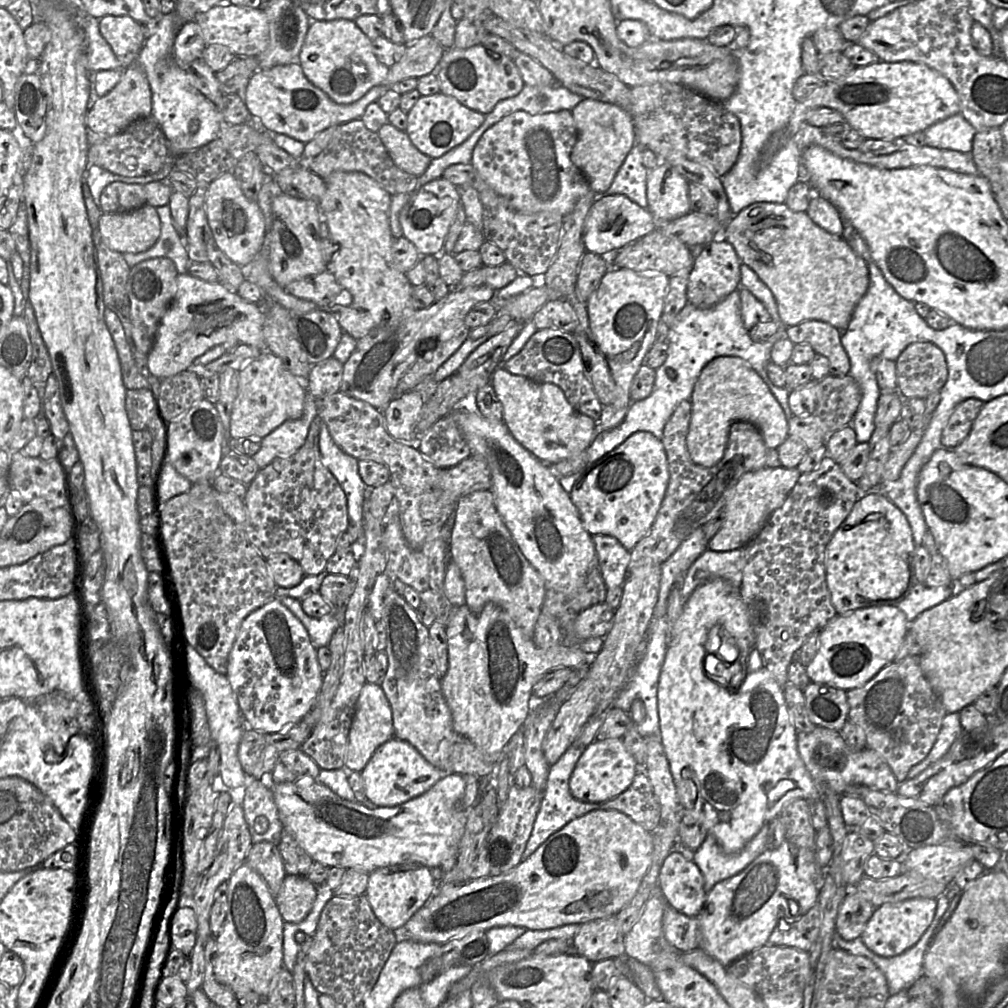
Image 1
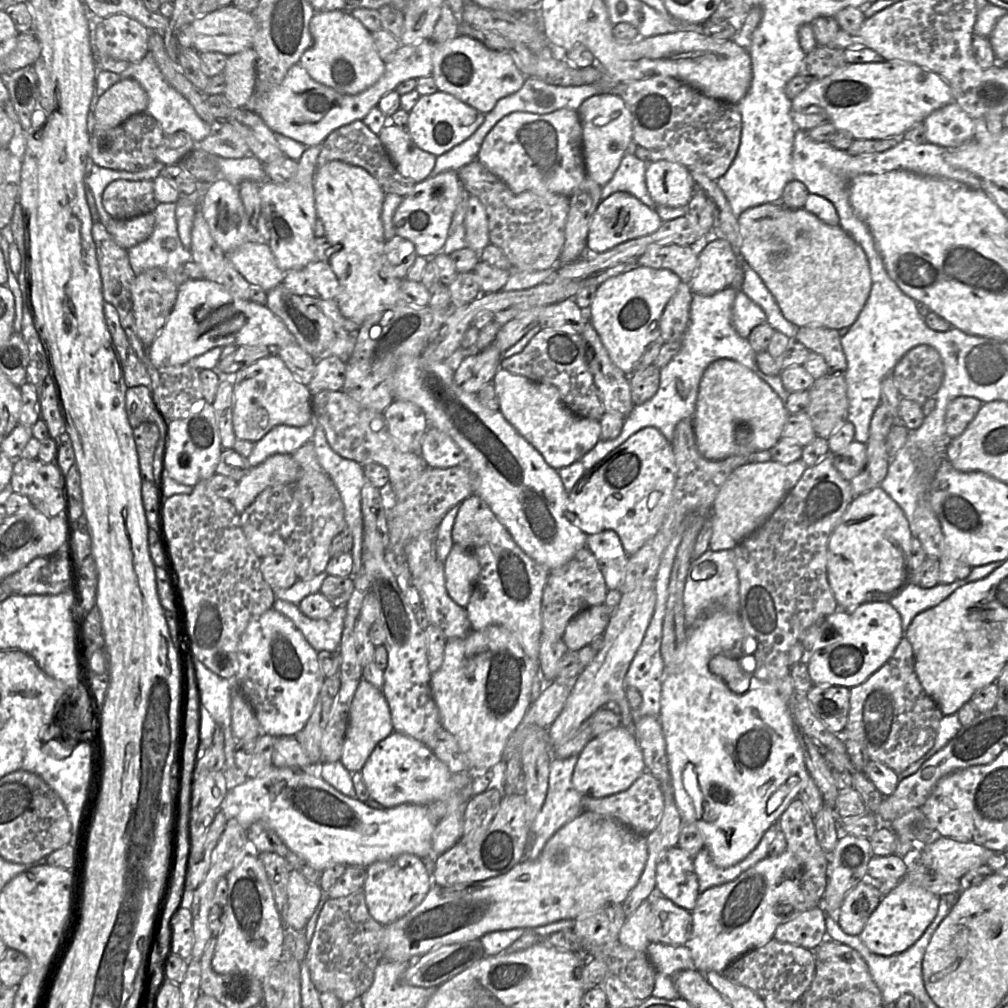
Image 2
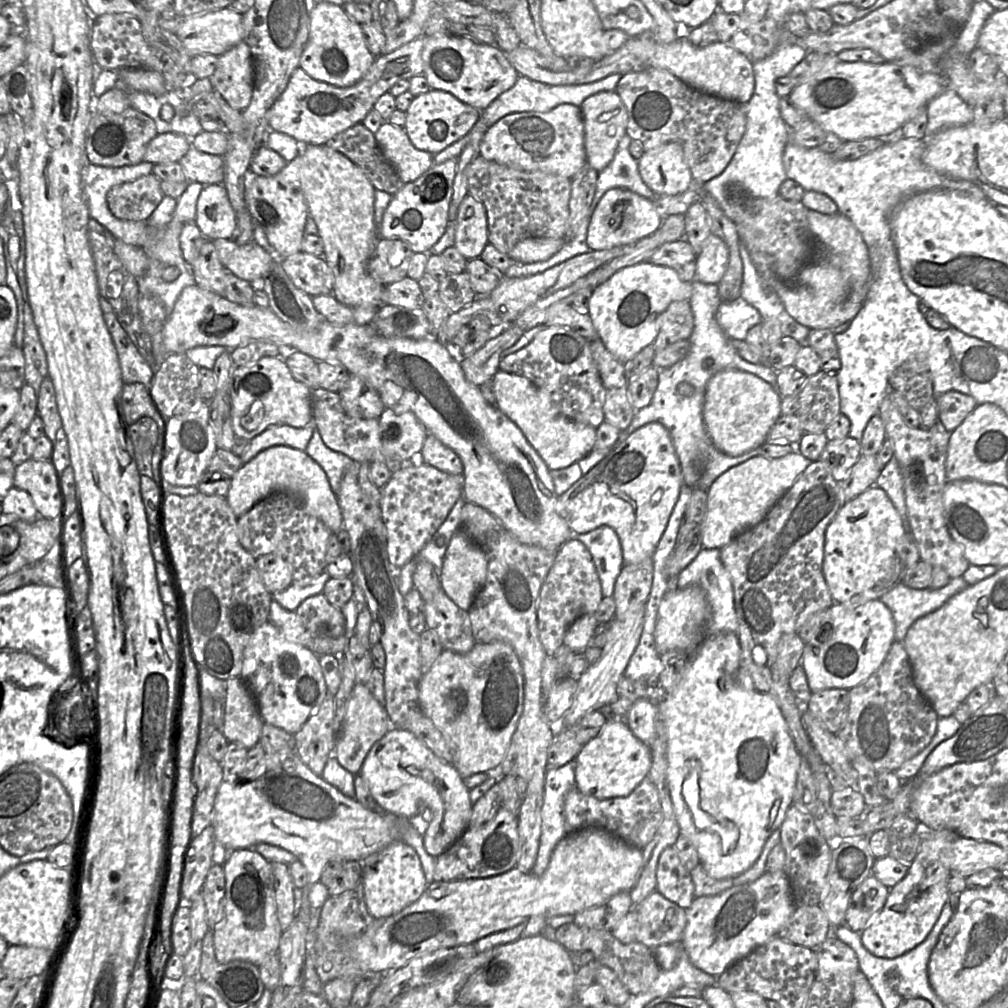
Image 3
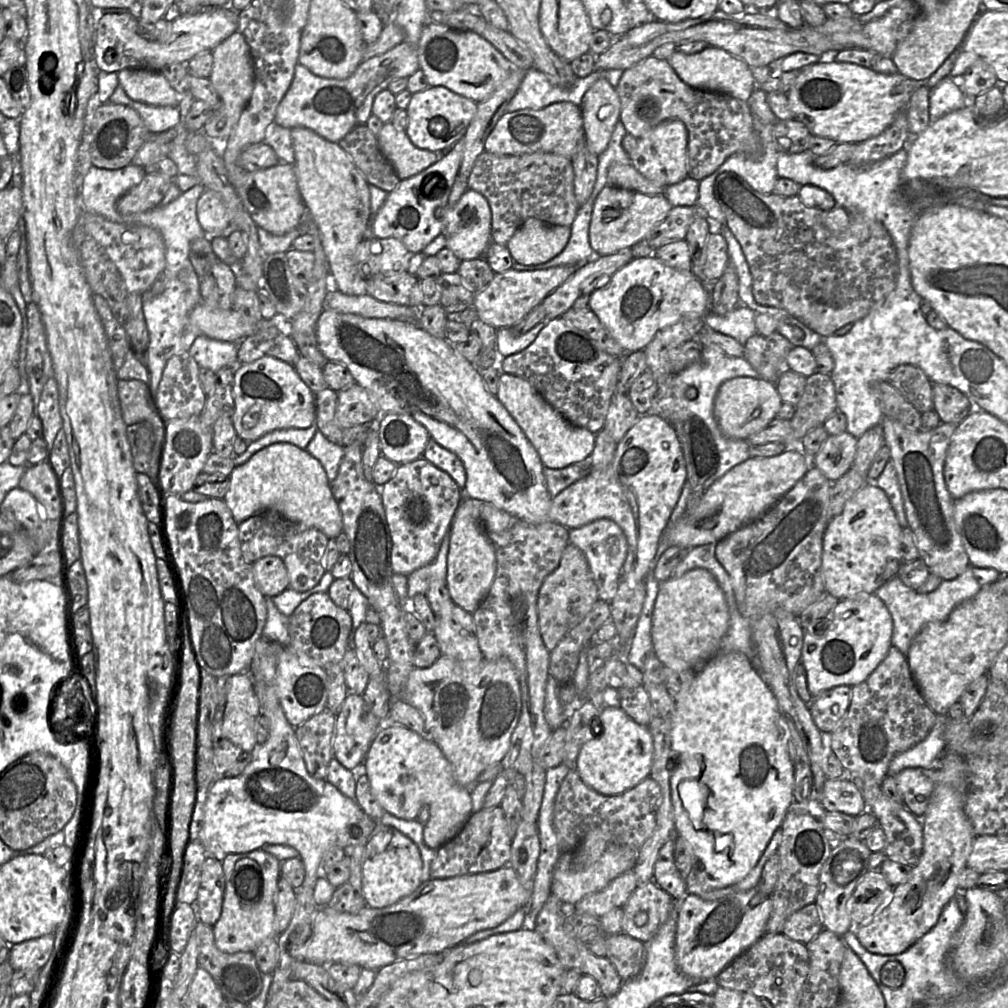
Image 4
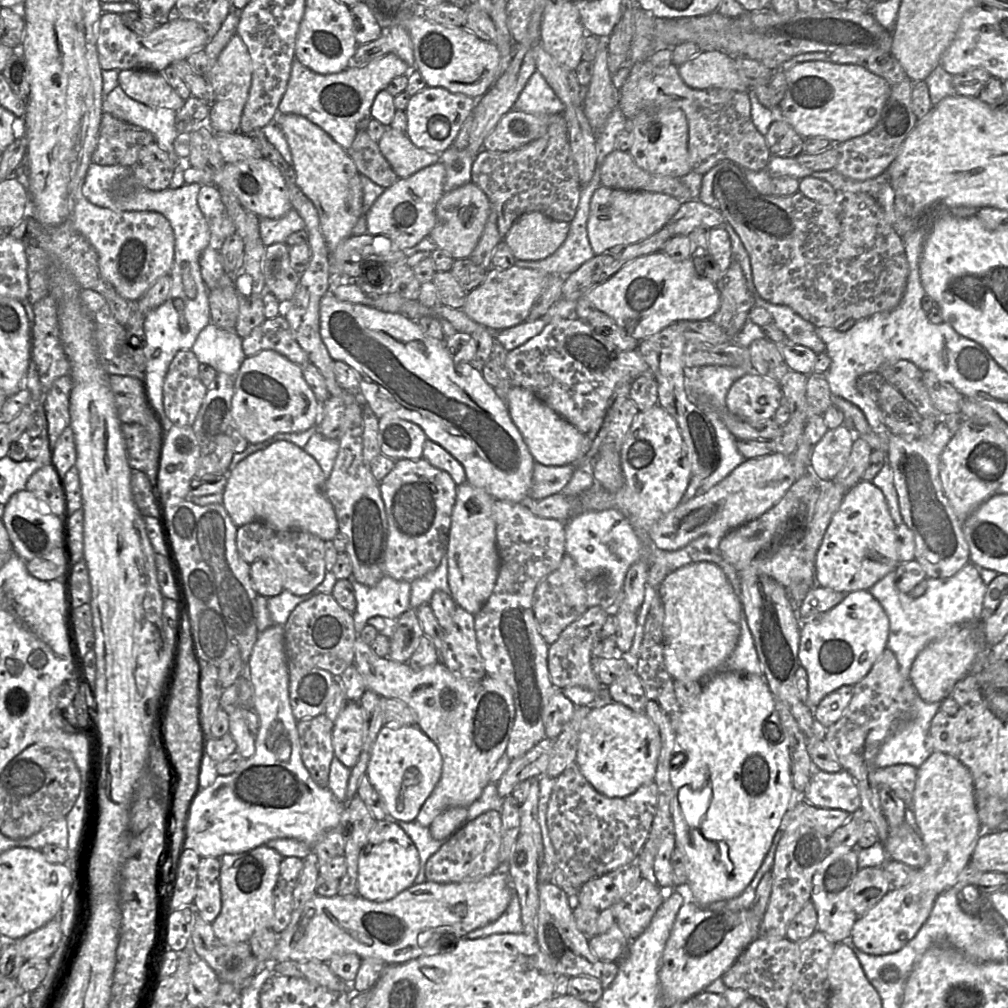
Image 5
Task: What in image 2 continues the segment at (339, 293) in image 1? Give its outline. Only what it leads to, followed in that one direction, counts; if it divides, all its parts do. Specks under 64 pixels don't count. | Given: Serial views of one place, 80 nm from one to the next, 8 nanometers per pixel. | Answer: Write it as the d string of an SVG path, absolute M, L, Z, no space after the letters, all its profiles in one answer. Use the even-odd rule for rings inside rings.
M313 261L303 268L284 272L282 281L292 293L322 300L335 300L340 293L339 281L328 262Z

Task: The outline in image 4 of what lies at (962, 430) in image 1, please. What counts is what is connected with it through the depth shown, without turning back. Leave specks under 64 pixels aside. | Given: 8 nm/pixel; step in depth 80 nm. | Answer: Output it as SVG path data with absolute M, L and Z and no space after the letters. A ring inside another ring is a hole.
M933 384L932 396L933 409L942 423L958 425L975 409L962 392L950 385Z

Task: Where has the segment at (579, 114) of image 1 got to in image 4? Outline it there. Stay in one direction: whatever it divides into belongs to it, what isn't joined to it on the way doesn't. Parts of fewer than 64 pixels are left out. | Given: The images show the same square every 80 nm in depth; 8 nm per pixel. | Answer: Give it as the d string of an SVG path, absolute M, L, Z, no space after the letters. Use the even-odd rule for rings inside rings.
M599 78L585 93L581 111L586 144L599 156L608 147L616 124L620 121L620 98L606 78Z

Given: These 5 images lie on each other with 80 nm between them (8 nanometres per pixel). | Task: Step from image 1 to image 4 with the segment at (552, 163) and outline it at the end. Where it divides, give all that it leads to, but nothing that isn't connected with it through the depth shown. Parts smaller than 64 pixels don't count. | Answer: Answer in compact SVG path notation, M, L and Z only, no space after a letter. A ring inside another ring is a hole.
M558 102L541 110L524 109L505 113L487 137L484 150L497 155L549 152L572 159L584 142L581 108L572 102Z

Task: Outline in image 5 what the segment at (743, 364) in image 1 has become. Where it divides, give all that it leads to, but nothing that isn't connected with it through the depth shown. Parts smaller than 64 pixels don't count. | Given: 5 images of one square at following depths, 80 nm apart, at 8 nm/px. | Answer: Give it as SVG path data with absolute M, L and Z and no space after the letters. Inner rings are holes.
M756 373L734 382L726 396L729 412L750 422L772 419L782 404L780 386Z

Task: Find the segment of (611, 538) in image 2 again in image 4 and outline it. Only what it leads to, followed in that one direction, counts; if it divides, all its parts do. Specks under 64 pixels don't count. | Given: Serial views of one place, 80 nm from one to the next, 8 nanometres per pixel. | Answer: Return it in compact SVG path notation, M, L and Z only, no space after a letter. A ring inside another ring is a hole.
M598 519L579 528L569 530L569 543L579 548L585 555L597 586L599 600L611 603L622 579L622 568L627 556L627 538L621 527L613 520ZM611 537L616 537L619 541L619 549L615 555L607 551L607 541Z

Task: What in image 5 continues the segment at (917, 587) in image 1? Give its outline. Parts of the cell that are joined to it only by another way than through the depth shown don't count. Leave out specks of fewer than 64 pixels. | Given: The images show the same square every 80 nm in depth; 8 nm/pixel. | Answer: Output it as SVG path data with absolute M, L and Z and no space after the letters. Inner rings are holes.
M969 562L950 578L927 577L927 589L918 598L899 591L895 580L896 571L892 570L868 591L879 601L889 618L887 648L895 654L900 672L904 677L910 679L912 664L918 653L927 644L959 625L970 625L974 628L978 645L978 655L971 667L970 674L975 675L988 665L991 648L984 645L980 634L981 612L987 586L981 579L977 566Z

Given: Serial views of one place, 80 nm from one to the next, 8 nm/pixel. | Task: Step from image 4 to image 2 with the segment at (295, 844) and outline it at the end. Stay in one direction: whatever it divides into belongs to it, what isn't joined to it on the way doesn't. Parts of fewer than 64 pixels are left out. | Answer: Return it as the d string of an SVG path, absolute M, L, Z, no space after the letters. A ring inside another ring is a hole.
M273 765L259 773L255 778L248 778L244 783L228 790L220 805L220 810L225 814L227 820L236 819L243 828L246 828L246 830L256 821L261 820L266 822L269 827L280 837L290 851L298 854L308 865L321 872L336 864L368 867L374 862L386 861L401 854L413 854L421 859L437 857L432 851L432 834L437 823L432 822L428 815L427 808L428 805L402 804L393 808L373 809L358 799L349 798L336 790L318 775L318 771L277 768Z

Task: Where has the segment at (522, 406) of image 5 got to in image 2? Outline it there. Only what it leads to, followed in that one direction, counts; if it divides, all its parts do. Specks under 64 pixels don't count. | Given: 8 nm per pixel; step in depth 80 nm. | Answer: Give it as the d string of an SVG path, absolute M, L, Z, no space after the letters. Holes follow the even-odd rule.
M501 367L497 370L492 383L499 399L499 410L505 419L555 470L579 461L600 441L599 421L574 414L565 406L559 390L554 385L533 382Z

